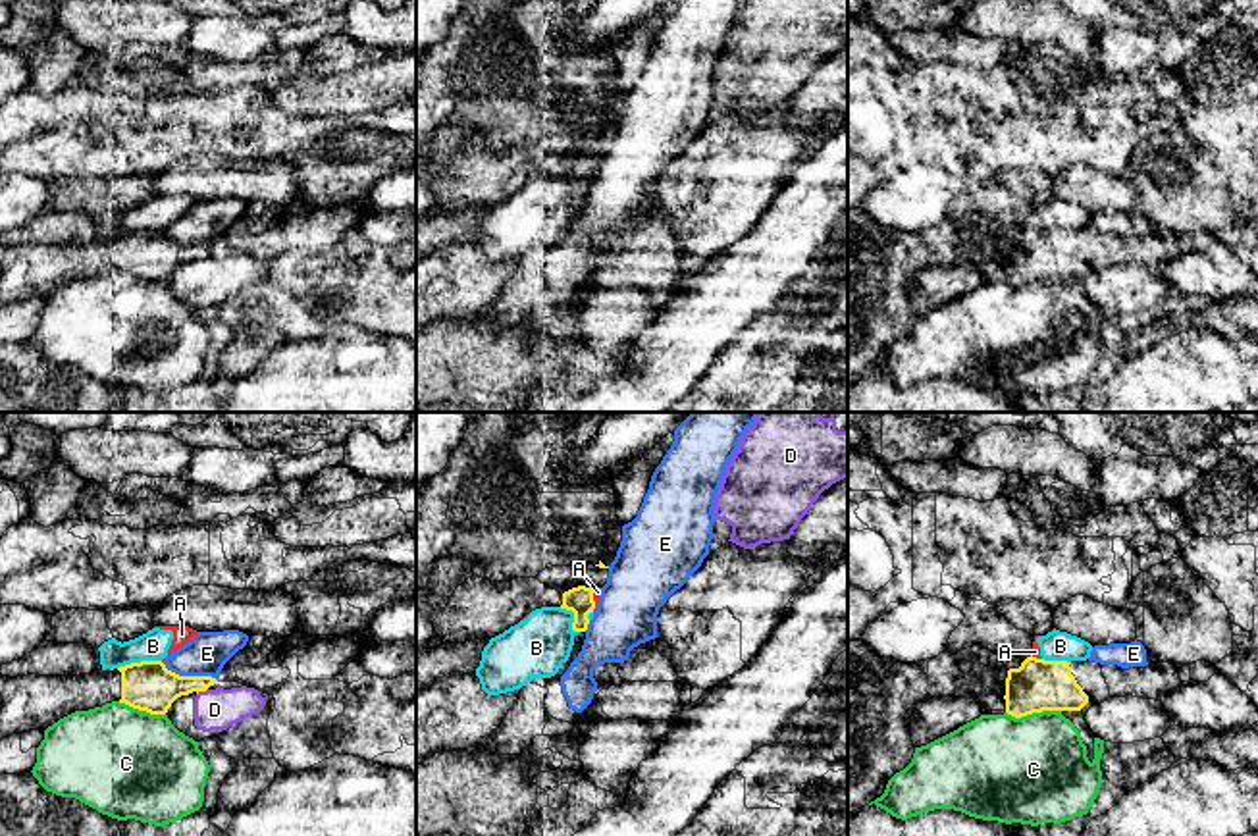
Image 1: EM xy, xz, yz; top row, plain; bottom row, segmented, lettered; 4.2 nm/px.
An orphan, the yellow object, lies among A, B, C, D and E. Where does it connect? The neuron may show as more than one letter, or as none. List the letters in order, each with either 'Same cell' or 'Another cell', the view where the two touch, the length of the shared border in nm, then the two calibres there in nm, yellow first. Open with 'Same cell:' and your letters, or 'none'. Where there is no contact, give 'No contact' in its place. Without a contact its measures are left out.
Same cell: none
A: Another cell. Touches yellow in xz. Shared border 110 nm. Thickness 110 nm (yellow) against 30 nm
B: Another cell. Touches yellow in xy. Shared border 190 nm. Thickness 220 nm (yellow) against 130 nm
C: Another cell. Touches yellow in yz. Shared border 240 nm. Thickness 220 nm (yellow) against 440 nm
D: Another cell. Touches yellow in xy. Shared border 50 nm. Thickness 220 nm (yellow) against 180 nm
E: Another cell. Touches yellow in xy. Shared border 240 nm. Thickness 220 nm (yellow) against 180 nm

